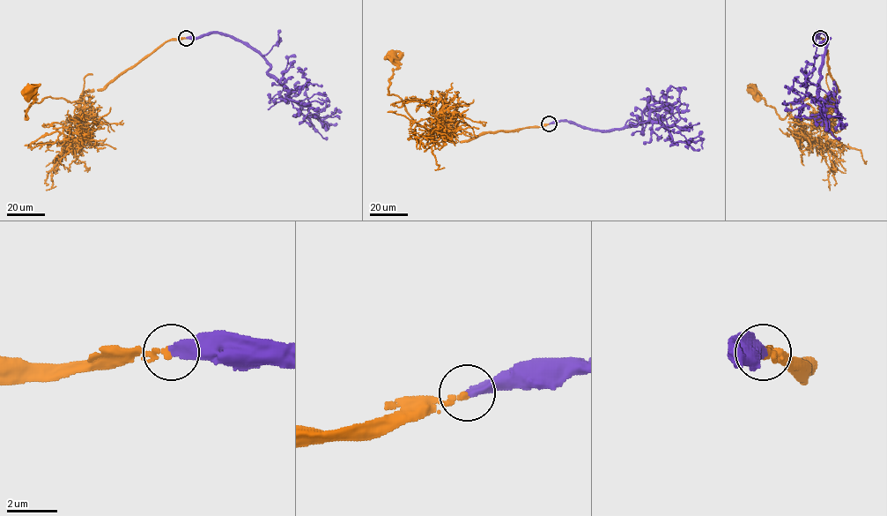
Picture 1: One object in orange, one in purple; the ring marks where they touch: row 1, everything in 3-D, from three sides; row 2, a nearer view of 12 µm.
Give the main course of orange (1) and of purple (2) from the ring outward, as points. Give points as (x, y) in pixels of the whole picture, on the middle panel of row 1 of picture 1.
1: (550, 123), (482, 132), (457, 142), (436, 138), (389, 94), (397, 68), (391, 57)
2: (550, 123), (565, 121), (610, 130), (631, 126), (631, 123), (661, 122), (672, 141), (699, 137), (702, 149)

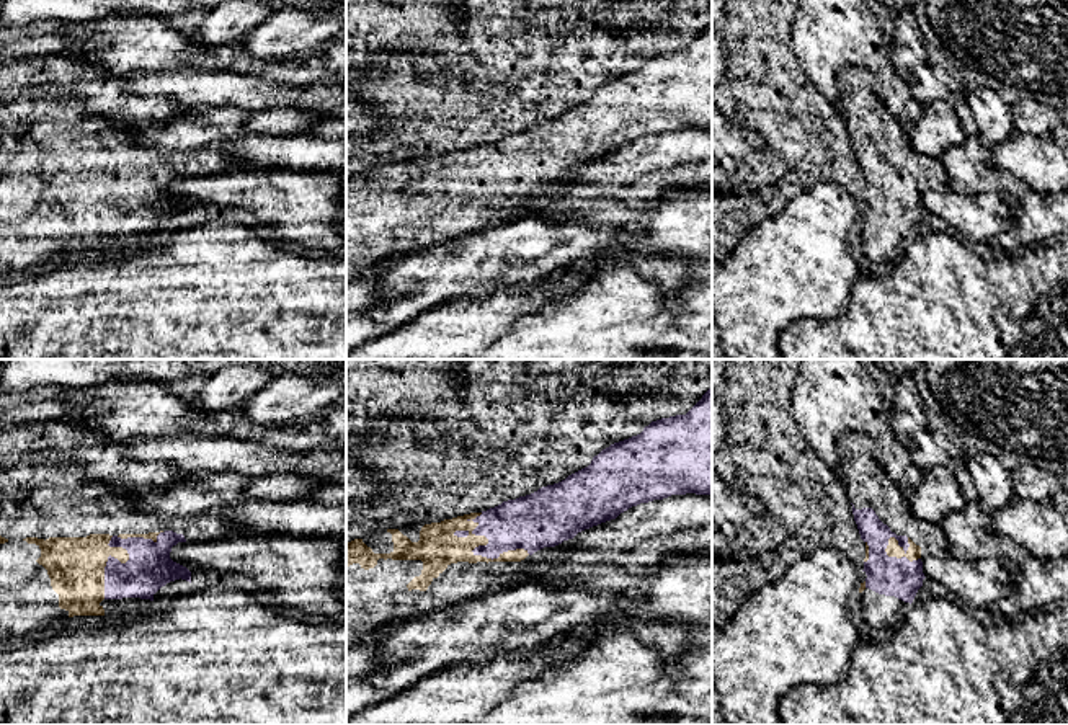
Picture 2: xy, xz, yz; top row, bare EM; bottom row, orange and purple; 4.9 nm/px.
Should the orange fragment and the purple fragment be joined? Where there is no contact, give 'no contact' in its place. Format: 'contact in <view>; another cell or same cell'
contact in xz; same cell

